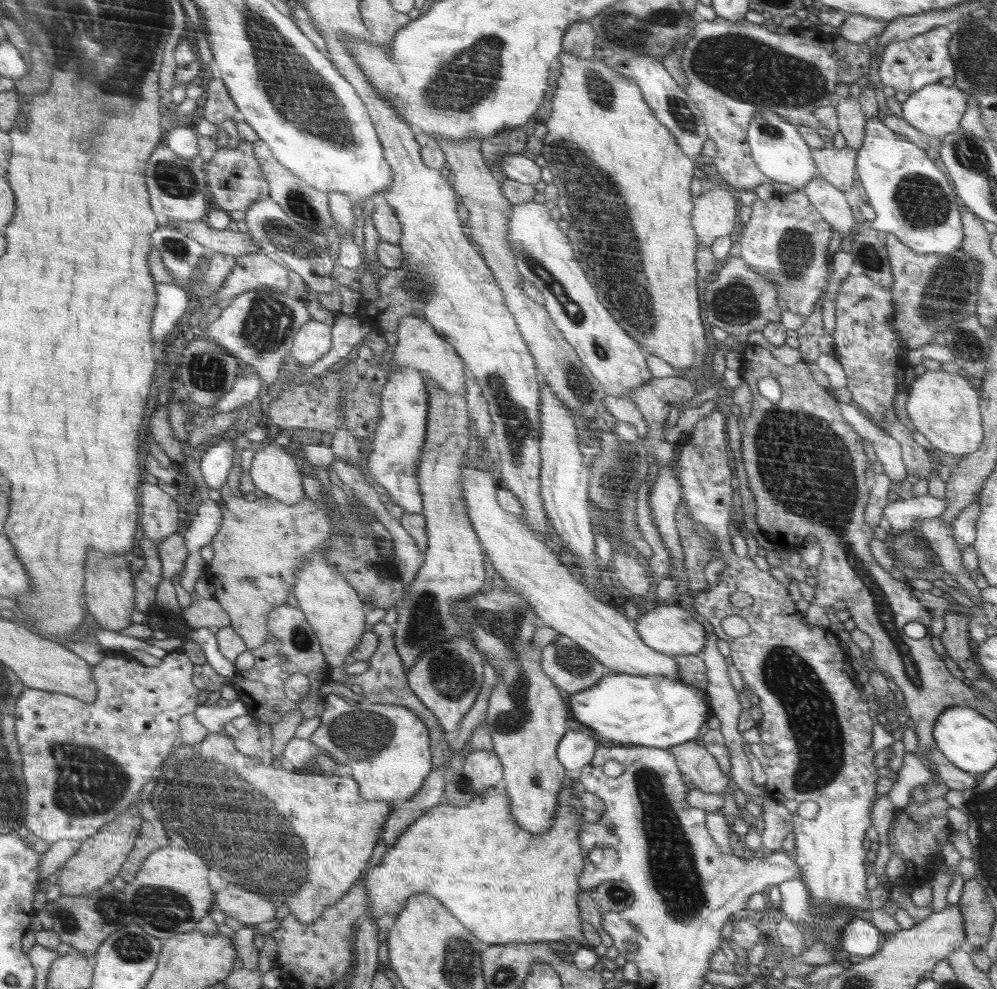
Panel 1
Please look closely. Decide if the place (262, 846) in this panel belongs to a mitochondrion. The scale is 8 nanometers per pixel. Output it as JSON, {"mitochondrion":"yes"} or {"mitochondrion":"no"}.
{"mitochondrion":"yes"}

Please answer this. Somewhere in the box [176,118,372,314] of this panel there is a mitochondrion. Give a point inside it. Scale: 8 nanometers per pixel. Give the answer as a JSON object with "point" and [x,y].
{"point":[292,241]}

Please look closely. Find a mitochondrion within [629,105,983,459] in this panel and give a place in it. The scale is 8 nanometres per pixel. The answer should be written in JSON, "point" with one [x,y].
{"point":[949,288]}

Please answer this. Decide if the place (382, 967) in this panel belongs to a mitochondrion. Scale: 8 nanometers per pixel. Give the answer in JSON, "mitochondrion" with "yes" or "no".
{"mitochondrion":"no"}

